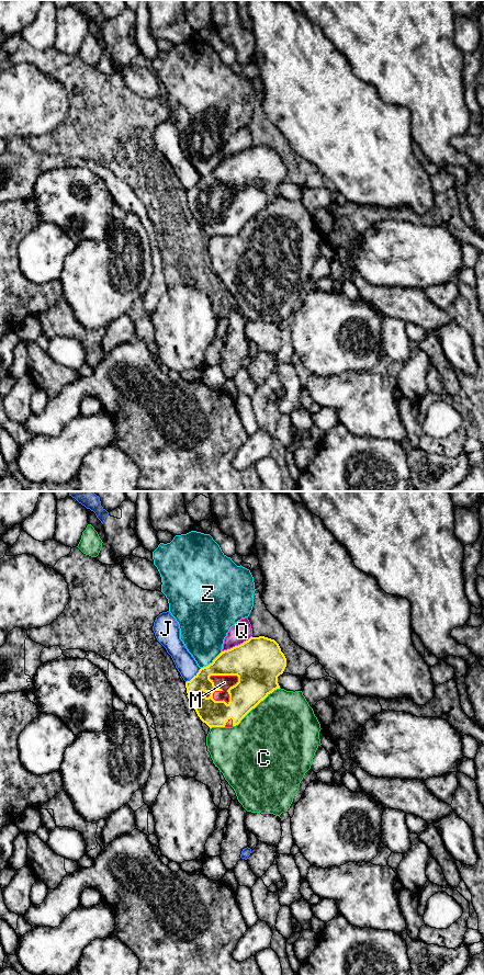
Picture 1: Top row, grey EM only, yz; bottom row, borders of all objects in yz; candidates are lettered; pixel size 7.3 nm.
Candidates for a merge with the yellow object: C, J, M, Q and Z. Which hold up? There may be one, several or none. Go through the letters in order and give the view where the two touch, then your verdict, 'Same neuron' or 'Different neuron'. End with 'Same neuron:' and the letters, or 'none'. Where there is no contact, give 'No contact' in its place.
C: Touches yellow in yz. Different neuron
J: Touches yellow in yz. Different neuron
M: Touches yellow in yz. Same neuron
Q: Touches yellow in yz. Different neuron
Z: Touches yellow in yz. Different neuron
Same neuron: M

